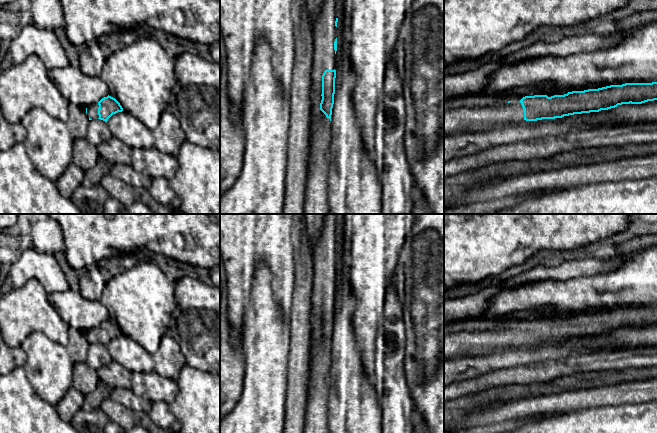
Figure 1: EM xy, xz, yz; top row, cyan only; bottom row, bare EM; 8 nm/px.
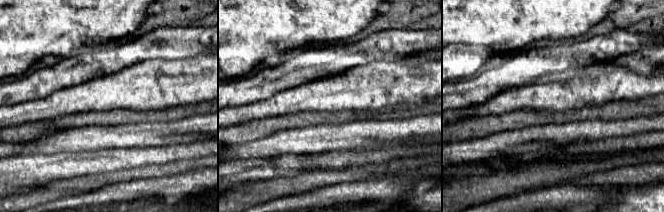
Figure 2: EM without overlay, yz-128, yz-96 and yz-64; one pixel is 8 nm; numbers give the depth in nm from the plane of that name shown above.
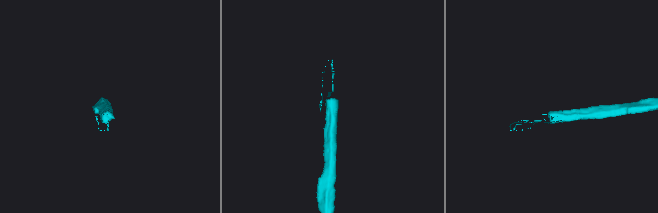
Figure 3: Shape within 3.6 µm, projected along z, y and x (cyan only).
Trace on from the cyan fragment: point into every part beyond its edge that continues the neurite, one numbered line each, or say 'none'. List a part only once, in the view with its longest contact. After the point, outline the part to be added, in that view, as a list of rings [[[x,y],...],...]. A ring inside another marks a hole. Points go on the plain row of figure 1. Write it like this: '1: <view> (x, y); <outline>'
1: xz (324, 254); [[[324,214],[322,230],[313,247],[311,359],[314,357],[316,344],[321,336],[322,299],[325,294],[335,293],[334,265],[338,260],[335,245],[338,242],[339,218],[340,214]]]

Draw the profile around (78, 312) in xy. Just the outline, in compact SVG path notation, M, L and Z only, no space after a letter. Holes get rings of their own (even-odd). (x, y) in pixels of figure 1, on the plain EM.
M79 291L48 293L47 298L69 327L85 333L109 319L109 312L100 301L88 300Z

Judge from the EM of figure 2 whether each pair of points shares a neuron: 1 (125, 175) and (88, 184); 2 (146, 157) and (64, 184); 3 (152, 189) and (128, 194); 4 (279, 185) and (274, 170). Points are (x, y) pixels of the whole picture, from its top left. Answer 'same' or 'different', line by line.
1: same
2: different
3: same
4: different

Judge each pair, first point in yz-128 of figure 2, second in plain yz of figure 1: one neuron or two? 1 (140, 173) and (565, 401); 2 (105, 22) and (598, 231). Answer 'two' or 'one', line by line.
1: two
2: one

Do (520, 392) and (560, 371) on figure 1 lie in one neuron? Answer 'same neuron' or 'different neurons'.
different neurons

